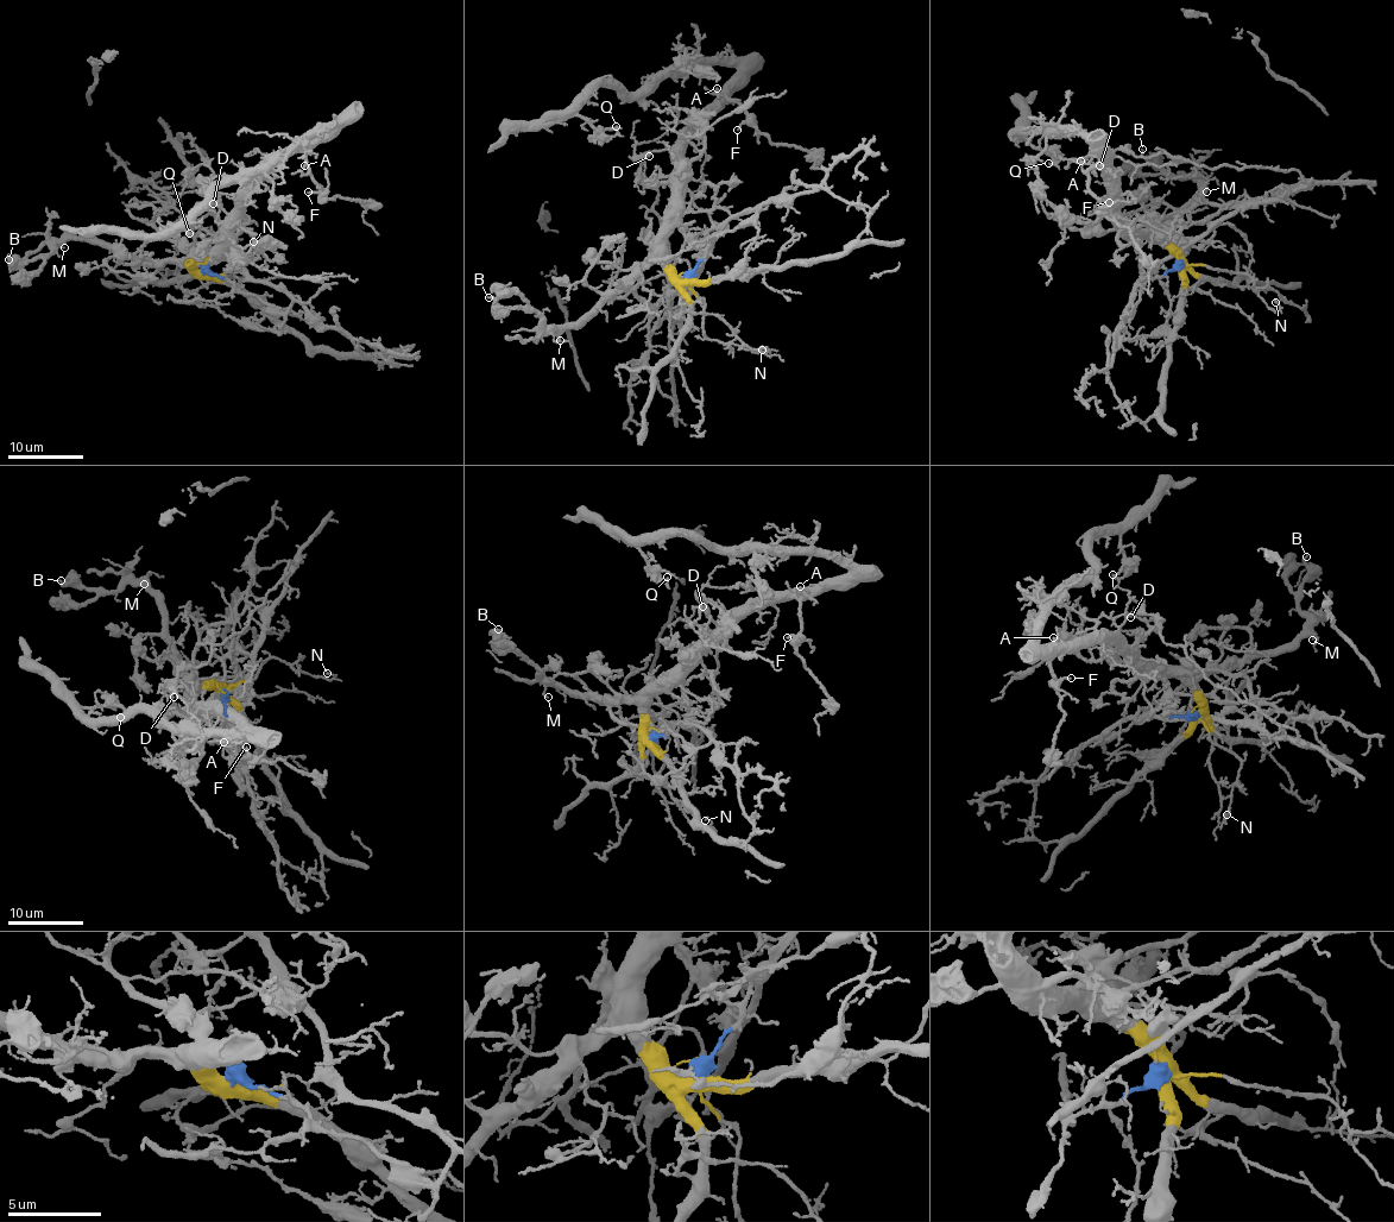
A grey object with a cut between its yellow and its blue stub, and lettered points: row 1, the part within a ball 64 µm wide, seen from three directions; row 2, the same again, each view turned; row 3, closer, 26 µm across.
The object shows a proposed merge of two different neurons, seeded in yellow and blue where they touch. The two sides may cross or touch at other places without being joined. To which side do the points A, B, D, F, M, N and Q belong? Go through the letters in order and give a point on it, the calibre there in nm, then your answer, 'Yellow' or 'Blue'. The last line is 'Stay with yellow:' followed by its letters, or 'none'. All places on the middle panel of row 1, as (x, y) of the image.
A: Place: (717, 88). Thickness 150 nm. Yellow
B: Place: (489, 297). Thickness 110 nm. Yellow
D: Place: (649, 156). Thickness 80 nm. Yellow
F: Place: (737, 130). Thickness 100 nm. Yellow
M: Place: (560, 340). Thickness 90 nm. Yellow
N: Place: (762, 350). Thickness 110 nm. Yellow
Q: Place: (616, 126). Thickness 110 nm. Yellow
Stay with yellow: A, B, D, F, M, N, Q

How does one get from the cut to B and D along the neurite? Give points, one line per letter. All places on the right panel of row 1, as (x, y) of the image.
B: (1180, 264), (1159, 234), (1183, 212), (1198, 183), (1194, 176), (1171, 175), (1149, 161), (1143, 149)
D: (1180, 264), (1166, 247), (1122, 216), (1118, 196), (1110, 188), (1101, 156), (1098, 167)

